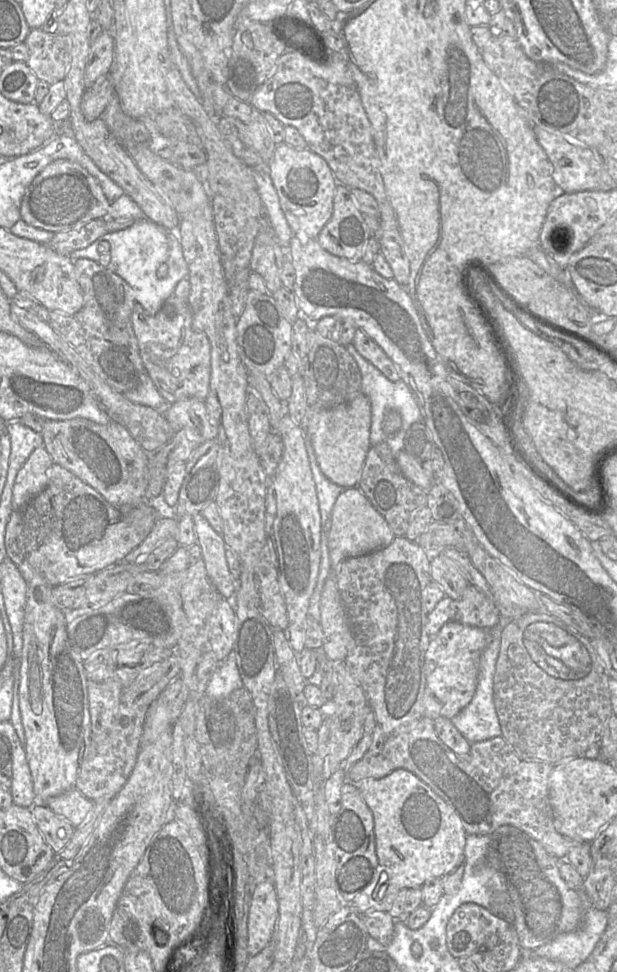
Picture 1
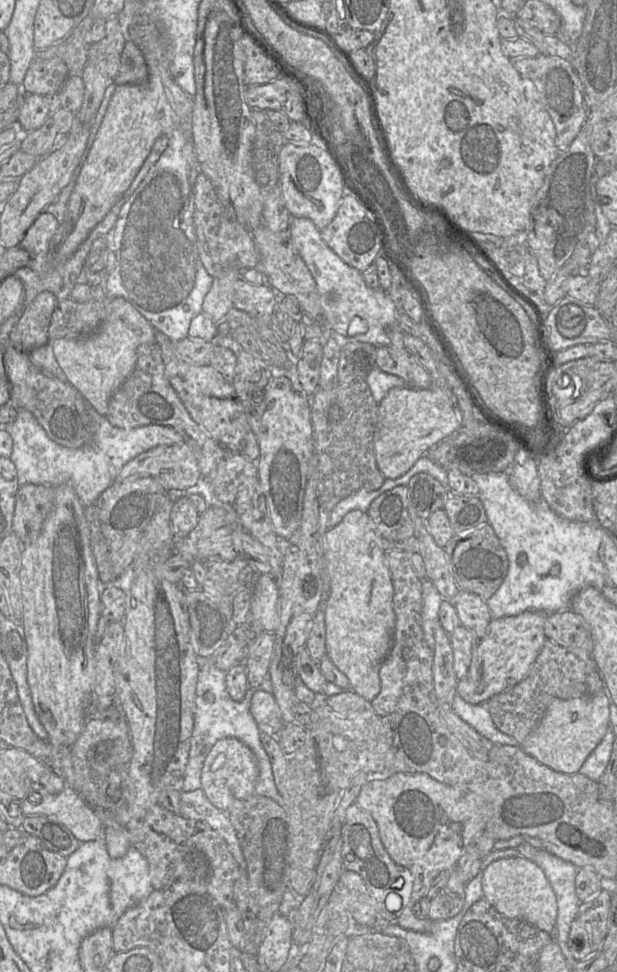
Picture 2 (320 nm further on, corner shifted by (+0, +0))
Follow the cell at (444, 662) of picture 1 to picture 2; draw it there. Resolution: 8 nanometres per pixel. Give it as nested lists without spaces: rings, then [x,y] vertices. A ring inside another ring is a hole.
[[[527,610],[516,616],[493,618],[489,623],[485,636],[478,640],[467,675],[458,680],[457,694],[470,704],[487,703],[494,695],[508,691],[523,680],[529,673],[547,639],[544,632],[547,615],[548,613],[545,612]]]

